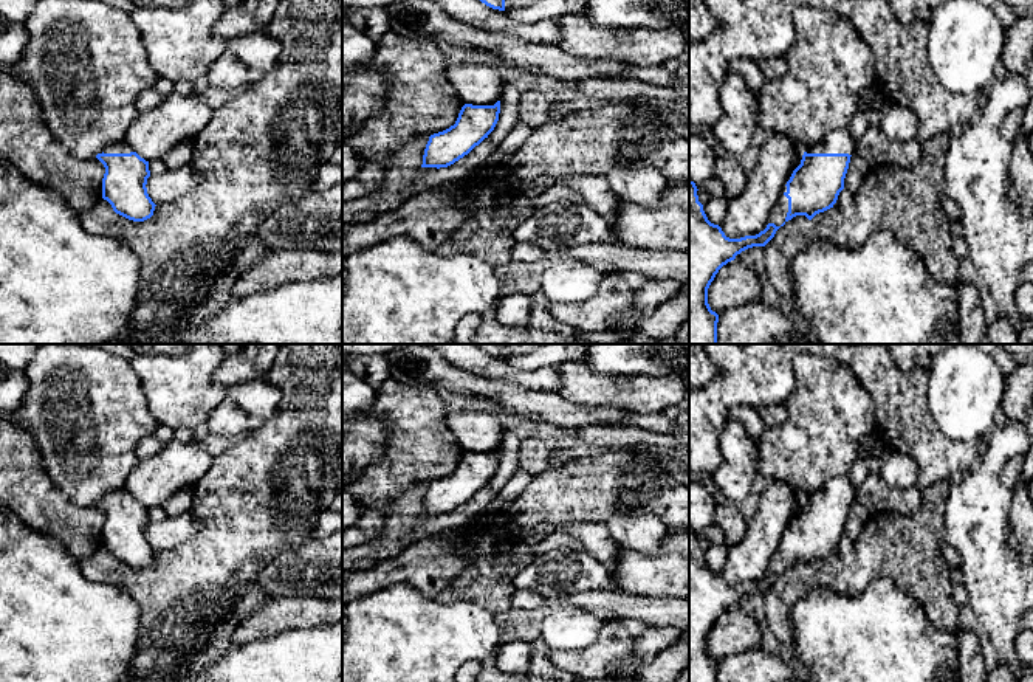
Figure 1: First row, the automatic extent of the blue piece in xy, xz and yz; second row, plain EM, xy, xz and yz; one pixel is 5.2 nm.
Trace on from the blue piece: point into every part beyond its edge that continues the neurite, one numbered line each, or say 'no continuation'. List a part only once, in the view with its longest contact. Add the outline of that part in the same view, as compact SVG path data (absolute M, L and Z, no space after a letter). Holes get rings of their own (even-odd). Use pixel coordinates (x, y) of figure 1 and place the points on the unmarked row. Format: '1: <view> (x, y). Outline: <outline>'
1: yz (840, 487). Outline: M846 476L829 479L818 491L804 496L807 501L849 501L856 502L858 487Z
2: yz (778, 563). Outline: M784 533L782 541L774 552L768 570L774 570L776 574L781 574L785 569L787 560L788 560L788 546L784 542L787 539L787 533Z

